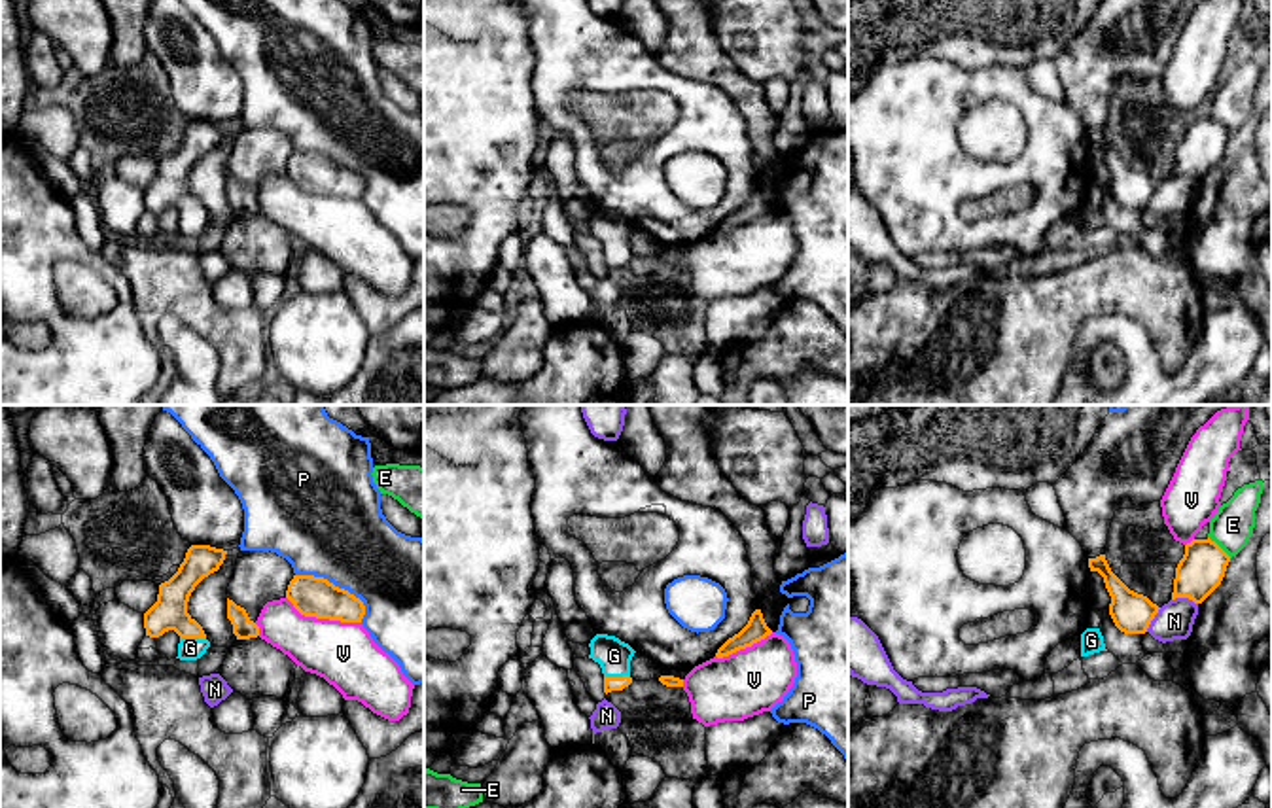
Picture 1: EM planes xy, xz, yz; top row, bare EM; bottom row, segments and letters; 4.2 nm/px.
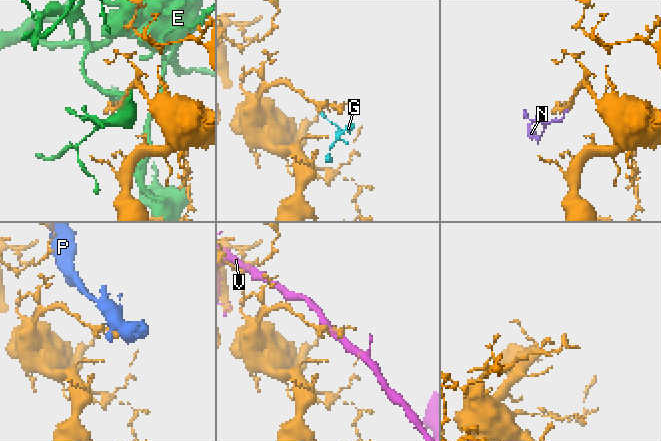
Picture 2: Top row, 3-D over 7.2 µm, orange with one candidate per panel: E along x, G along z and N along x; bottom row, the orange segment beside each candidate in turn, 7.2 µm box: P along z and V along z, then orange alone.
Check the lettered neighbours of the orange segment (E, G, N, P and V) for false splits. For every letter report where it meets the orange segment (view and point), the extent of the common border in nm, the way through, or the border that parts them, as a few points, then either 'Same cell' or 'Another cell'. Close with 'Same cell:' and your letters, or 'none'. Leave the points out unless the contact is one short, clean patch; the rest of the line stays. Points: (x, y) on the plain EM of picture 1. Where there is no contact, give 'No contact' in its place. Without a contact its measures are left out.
E: Touches orange at yz (1218, 122). Shared border 140 nm. Another cell
G: Touches orange at xy (194, 212). Shared border 110 nm. Path across: xy (169, 188), (194, 212), (190, 224). Same cell
N: Touches orange at yz (1185, 173). Shared border 110 nm. Boundary: yz (1172, 175), (1191, 175), (1197, 180). Another cell
P: Touches orange at xy (337, 163). Shared border 360 nm. Another cell
V: Touches orange at xy (322, 193). Shared border 340 nm. Another cell
Same cell: G

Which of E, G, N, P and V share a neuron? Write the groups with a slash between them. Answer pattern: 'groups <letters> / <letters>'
groups E / G / N / P / V

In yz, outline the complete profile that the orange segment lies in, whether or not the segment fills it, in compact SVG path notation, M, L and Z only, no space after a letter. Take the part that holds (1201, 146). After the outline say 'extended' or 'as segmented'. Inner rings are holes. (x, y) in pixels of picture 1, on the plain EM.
M1210 114L1192 115L1175 144L1172 176L1202 180L1221 161L1228 138L1230 132Z | as segmented

